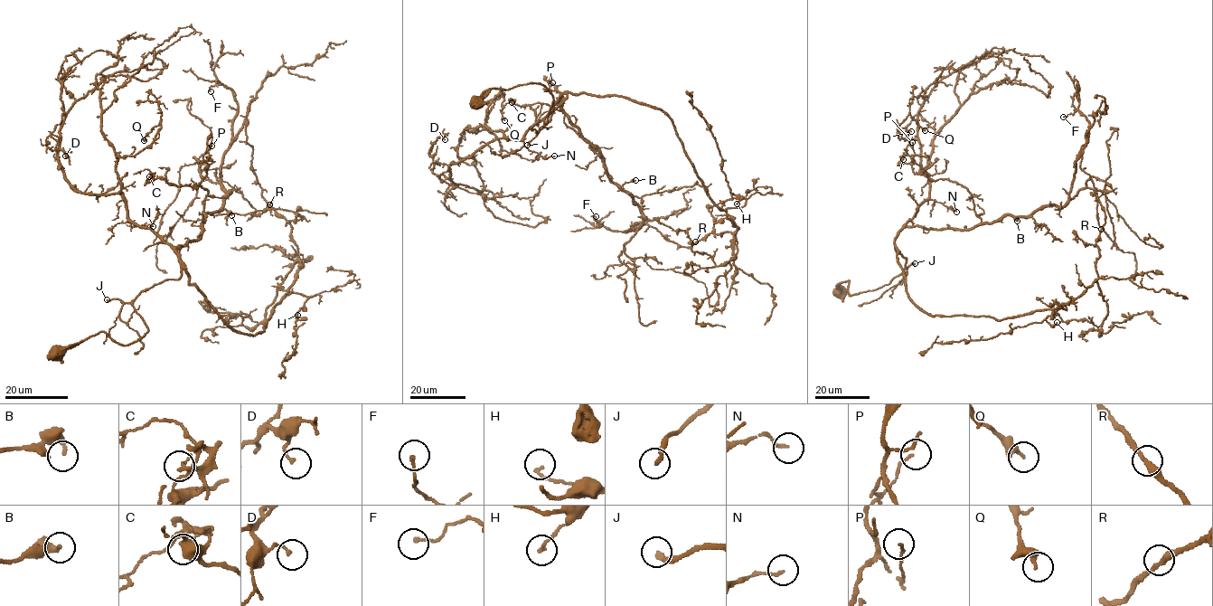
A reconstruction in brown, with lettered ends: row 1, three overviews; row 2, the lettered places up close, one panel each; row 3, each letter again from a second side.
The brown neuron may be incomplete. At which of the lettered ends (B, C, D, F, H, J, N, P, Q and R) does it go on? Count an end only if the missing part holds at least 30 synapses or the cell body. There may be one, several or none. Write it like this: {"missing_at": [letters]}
{"missing_at": ["J"]}

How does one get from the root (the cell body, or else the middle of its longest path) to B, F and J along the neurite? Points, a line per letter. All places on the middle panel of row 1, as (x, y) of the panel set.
B: (476, 104), (492, 89), (542, 84), (553, 99), (544, 126), (566, 94), (559, 108), (612, 181), (635, 180)
F: (476, 104), (542, 84), (544, 126), (566, 94), (559, 108), (643, 223), (612, 231), (596, 216)
J: (476, 104), (492, 89), (510, 89), (529, 83), (543, 84), (552, 96), (552, 109), (546, 125), (527, 145)

